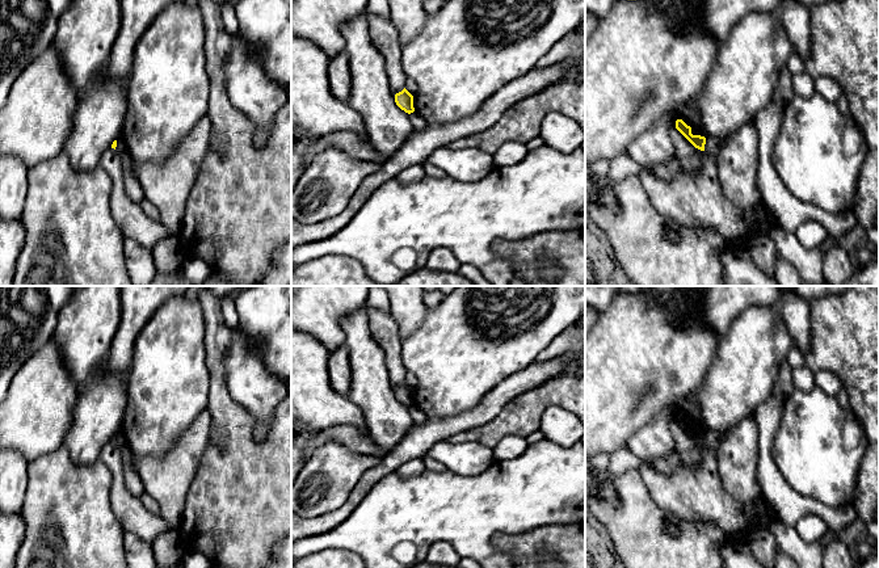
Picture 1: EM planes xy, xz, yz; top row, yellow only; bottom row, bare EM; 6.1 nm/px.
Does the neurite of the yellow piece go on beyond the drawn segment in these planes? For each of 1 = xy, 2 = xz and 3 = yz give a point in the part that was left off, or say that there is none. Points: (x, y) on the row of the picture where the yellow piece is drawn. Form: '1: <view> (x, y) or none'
1: none
2: none
3: none

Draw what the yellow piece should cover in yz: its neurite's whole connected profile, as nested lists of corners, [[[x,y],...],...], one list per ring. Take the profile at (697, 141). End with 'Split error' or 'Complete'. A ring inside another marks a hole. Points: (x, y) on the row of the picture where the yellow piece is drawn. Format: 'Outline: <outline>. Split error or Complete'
Outline: [[[682,119],[676,121],[676,129],[698,150],[705,151],[706,138],[701,135],[693,135],[691,127]]]. Complete

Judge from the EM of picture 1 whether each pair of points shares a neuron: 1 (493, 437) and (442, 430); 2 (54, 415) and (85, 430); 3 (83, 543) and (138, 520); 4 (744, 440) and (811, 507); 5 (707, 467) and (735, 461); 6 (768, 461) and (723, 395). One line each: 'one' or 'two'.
1: two
2: two
3: two
4: two
5: two
6: two

